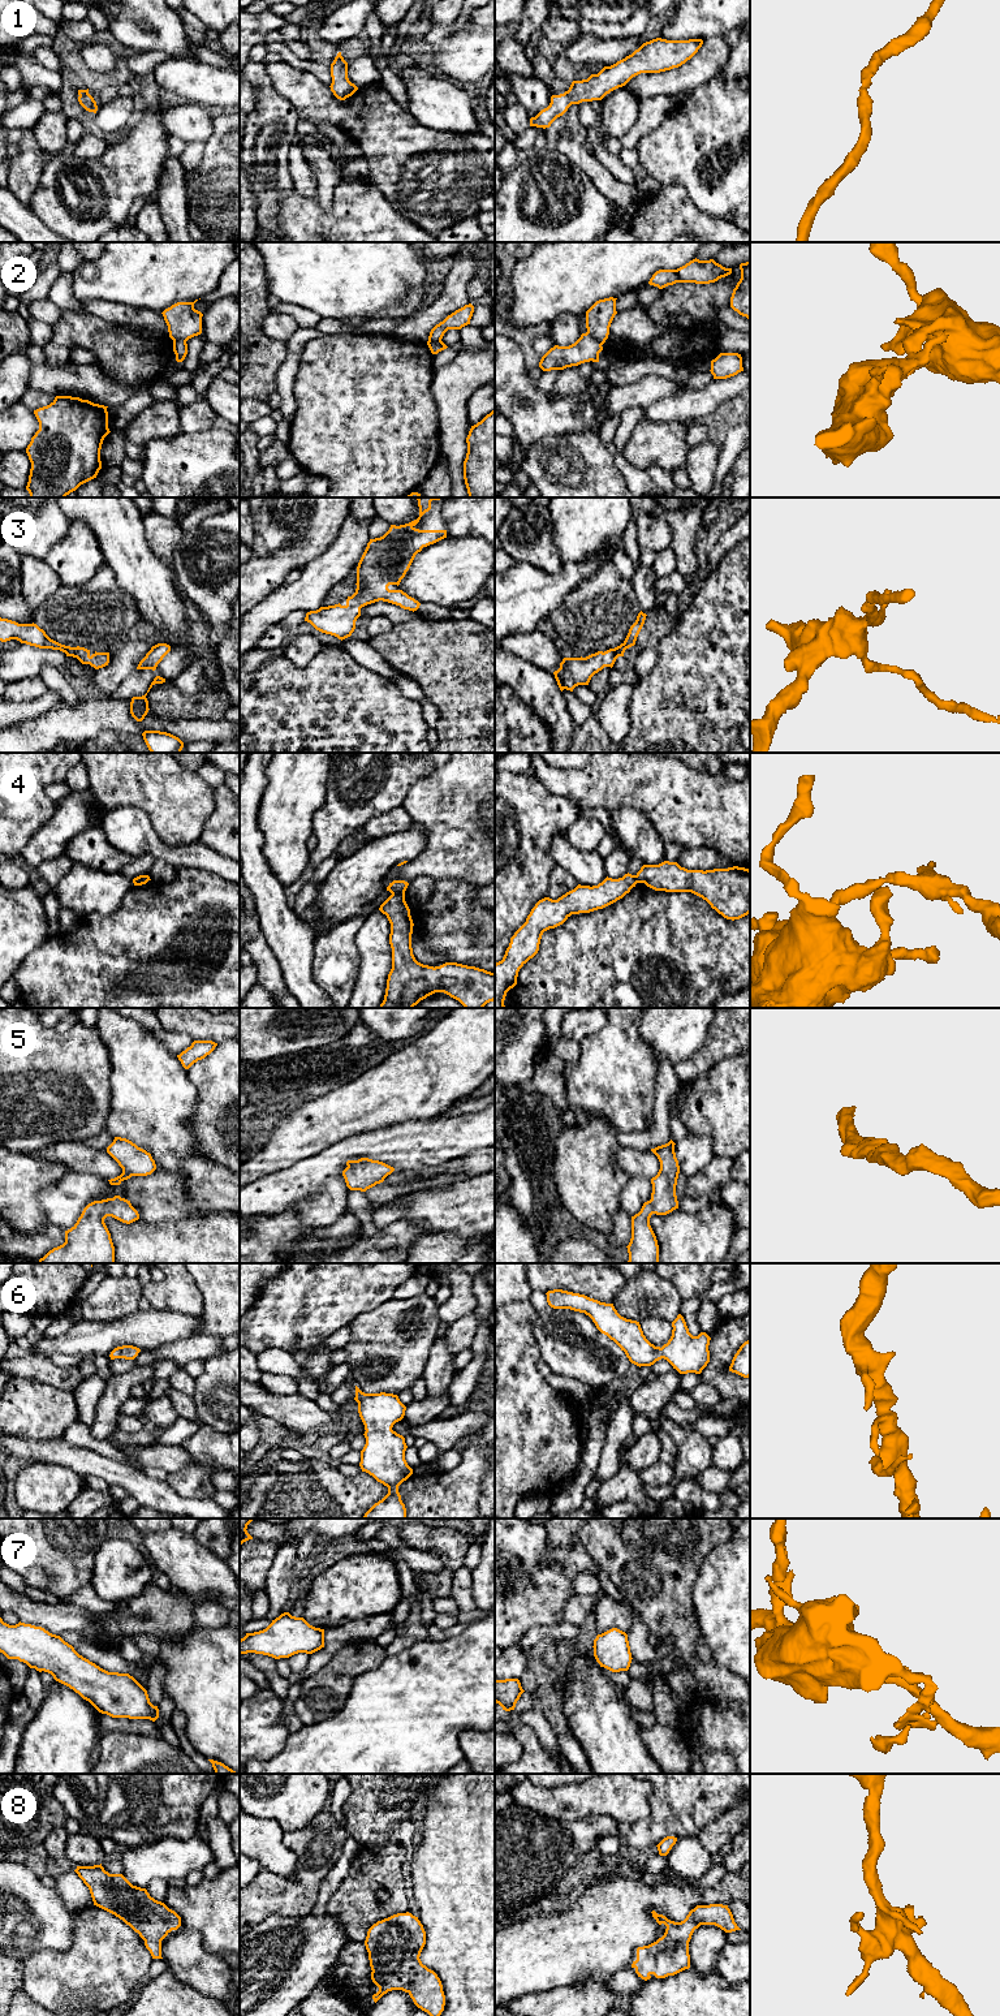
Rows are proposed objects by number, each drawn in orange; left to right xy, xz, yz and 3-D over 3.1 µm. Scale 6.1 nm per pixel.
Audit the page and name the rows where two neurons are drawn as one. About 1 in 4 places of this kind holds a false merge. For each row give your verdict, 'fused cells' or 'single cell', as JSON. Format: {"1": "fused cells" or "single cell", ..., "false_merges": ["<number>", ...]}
{"1": "single cell", "2": "fused cells", "3": "single cell", "4": "fused cells", "5": "single cell", "6": "single cell", "7": "single cell", "8": "single cell", "false_merges": ["2", "4"]}

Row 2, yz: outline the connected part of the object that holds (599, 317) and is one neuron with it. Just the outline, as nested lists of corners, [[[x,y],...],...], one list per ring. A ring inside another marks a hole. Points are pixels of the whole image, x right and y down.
[[[613,297],[599,300],[586,311],[587,333],[600,345],[608,339],[611,323],[617,314],[616,300]]]

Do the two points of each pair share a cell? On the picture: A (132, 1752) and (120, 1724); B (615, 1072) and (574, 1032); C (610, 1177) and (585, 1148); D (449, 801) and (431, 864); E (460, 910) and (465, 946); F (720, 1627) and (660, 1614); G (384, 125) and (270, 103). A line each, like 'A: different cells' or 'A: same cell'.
A: different cells
B: different cells
C: same cell
D: same cell
E: same cell
F: different cells
G: different cells

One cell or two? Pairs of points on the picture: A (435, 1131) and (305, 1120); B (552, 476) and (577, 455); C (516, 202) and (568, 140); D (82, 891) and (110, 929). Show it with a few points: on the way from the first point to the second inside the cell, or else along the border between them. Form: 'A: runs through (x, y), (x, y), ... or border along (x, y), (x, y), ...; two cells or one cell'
A: border along (414, 1119), (404, 1119), (354, 1134); two cells
B: runs through (559, 469), (563, 469), (570, 461); one cell
C: border along (556, 150), (583, 169); two cells
D: border along (124, 896), (108, 914), (80, 917); two cells

